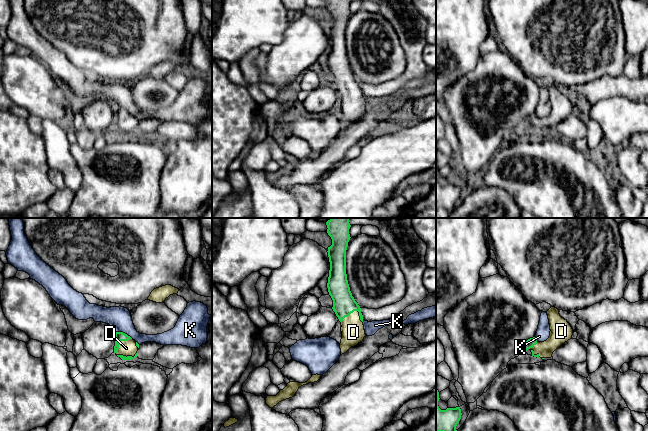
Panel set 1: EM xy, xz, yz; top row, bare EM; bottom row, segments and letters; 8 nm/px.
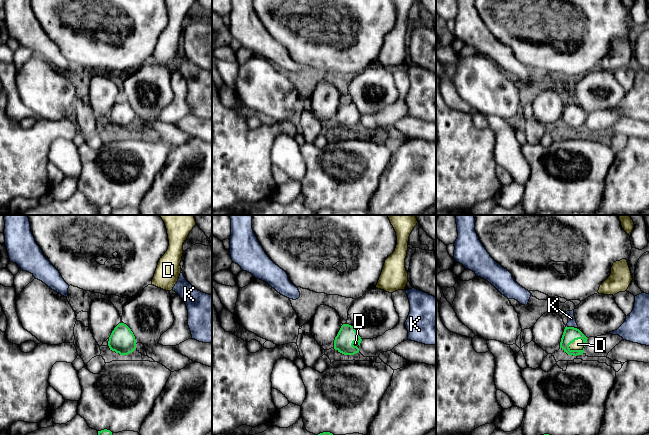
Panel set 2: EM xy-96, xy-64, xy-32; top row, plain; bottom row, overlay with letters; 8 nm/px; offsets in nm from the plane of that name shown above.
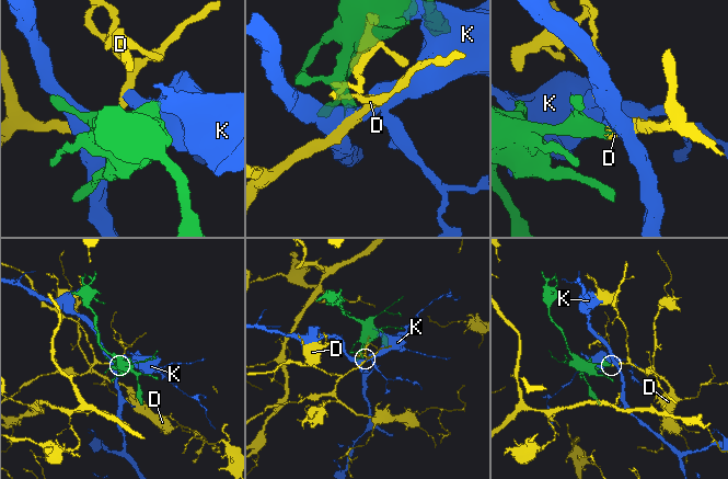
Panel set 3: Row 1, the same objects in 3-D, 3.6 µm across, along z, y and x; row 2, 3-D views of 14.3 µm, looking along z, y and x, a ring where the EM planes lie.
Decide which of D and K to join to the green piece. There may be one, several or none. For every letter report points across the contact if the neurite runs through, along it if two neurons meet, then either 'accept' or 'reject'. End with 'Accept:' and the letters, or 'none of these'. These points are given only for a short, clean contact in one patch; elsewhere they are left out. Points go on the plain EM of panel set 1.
D: runs through xy (119, 112), (118, 119), (126, 124); accept
K: reject
Accept: D

